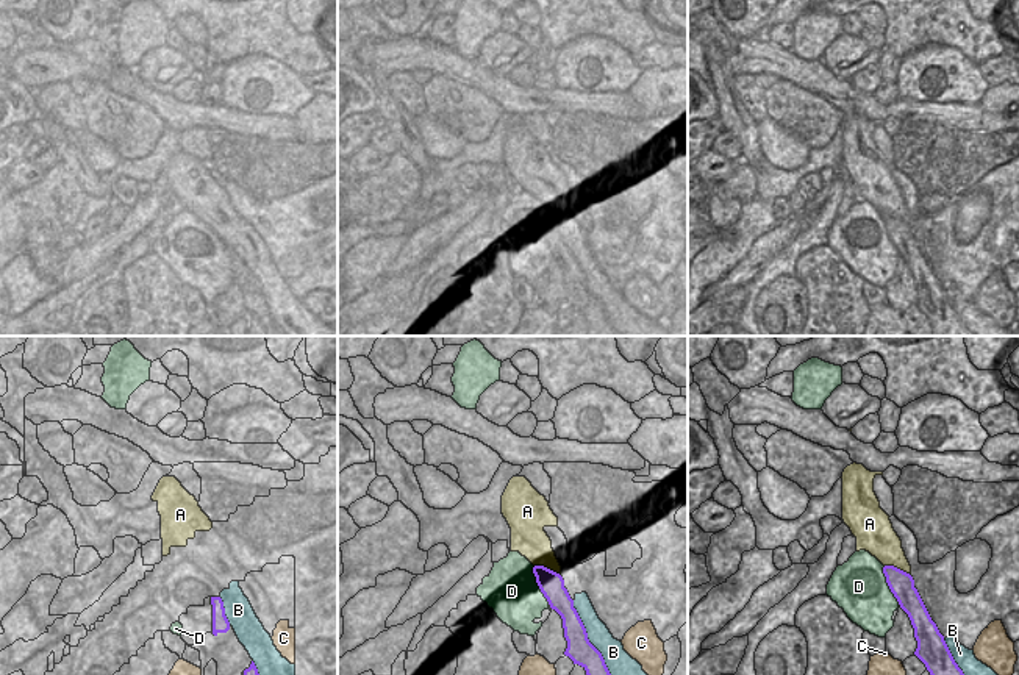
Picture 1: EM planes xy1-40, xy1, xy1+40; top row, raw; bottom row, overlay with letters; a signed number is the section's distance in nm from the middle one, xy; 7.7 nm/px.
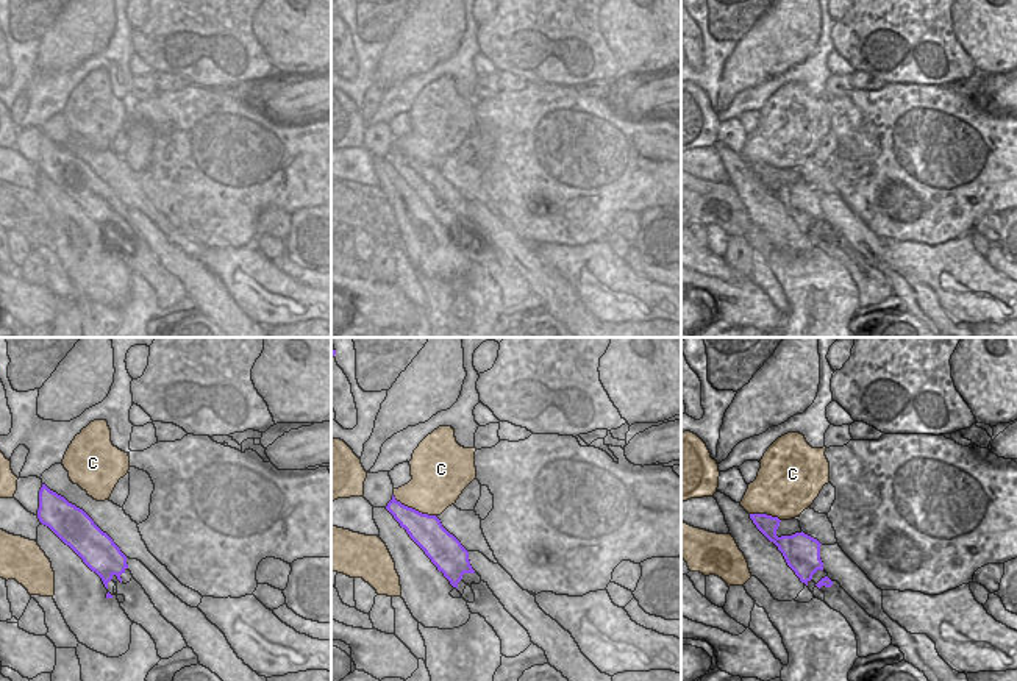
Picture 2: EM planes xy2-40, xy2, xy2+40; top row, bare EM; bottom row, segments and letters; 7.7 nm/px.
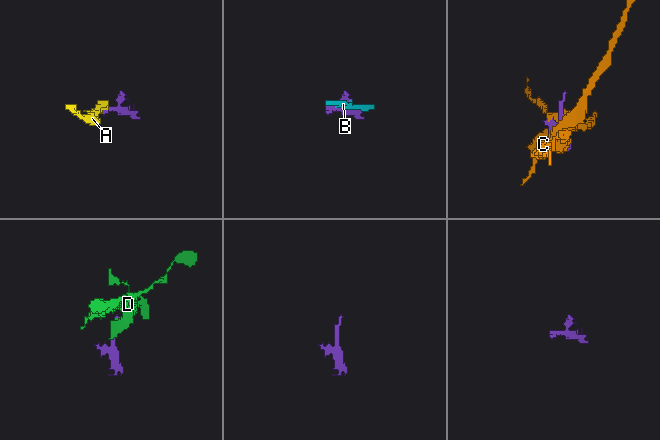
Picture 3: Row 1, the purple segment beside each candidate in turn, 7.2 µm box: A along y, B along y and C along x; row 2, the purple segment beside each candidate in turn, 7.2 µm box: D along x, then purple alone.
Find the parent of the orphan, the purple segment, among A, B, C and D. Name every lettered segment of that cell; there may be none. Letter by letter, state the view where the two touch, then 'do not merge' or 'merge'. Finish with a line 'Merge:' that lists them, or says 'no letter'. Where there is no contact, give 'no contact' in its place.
A: xy1 | do not merge
B: xy1 | do not merge
C: xy2 | do not merge
D: xy1 | do not merge
Merge: no letter

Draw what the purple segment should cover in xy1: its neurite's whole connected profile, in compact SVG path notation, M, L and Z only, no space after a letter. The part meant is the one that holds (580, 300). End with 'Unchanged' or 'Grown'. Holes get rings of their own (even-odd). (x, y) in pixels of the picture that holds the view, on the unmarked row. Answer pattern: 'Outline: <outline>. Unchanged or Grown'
Outline: M535 216L533 223L550 258L563 269L567 291L564 305L586 320L588 336L620 336L611 327L602 303L589 292L586 278L574 258L574 250L564 238L563 227L544 216Z. Unchanged.

